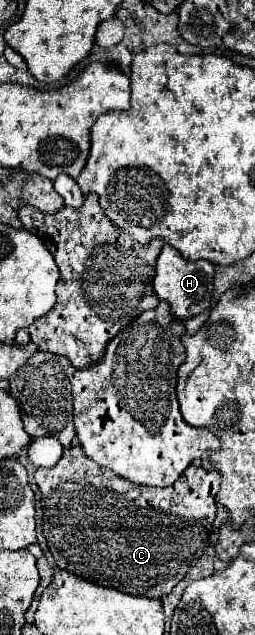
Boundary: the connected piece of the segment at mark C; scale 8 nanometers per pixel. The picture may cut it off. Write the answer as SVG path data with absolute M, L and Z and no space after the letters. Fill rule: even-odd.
M71 445L71 447L65 449L61 461L55 467L51 467L51 469L37 469L35 471L35 483L37 483L37 487L43 493L43 499L41 499L41 507L43 507L43 535L47 539L47 547L49 547L53 559L57 561L55 565L59 569L67 569L67 571L71 571L71 573L75 573L79 577L85 577L85 579L89 579L93 583L99 583L99 585L105 585L105 587L113 587L113 589L125 591L129 595L143 595L143 597L161 599L161 597L171 593L171 589L187 575L189 567L195 565L205 555L205 551L211 545L213 521L215 521L215 513L217 513L215 495L217 495L219 485L221 485L221 477L219 477L219 473L215 469L207 471L207 469L197 467L195 463L191 463L187 467L187 471L183 471L183 475L173 485L169 485L169 487L143 487L143 485L135 485L129 479L123 479L123 477L115 475L107 467L97 465L93 459L89 459L85 455L81 445Z

